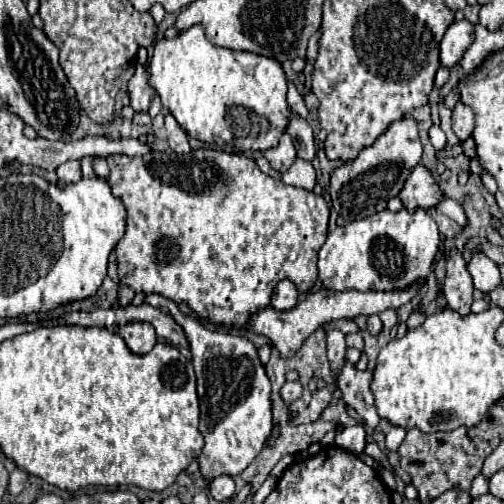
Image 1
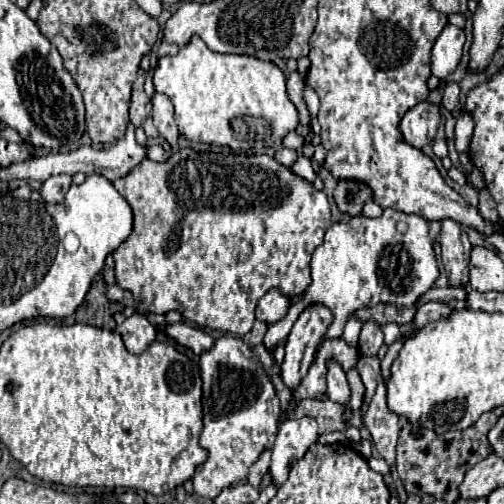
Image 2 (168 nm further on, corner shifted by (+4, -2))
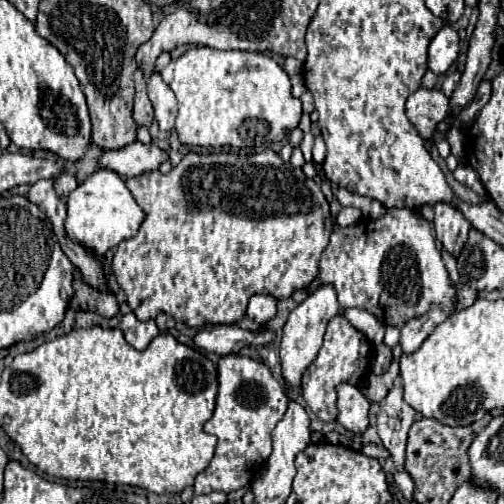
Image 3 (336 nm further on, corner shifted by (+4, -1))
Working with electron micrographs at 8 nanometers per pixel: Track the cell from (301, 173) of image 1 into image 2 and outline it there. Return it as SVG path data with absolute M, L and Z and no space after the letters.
M299 156L297 162L291 166L291 170L293 170L297 176L305 178L307 182L313 182L317 177L317 173L311 168L311 164L309 164L309 160L307 160L305 156Z

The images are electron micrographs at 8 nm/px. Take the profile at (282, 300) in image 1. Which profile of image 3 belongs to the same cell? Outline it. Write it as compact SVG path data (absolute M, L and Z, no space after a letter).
M253 295L249 299L247 317L257 321L259 325L265 325L269 319L277 315L277 299L271 295Z

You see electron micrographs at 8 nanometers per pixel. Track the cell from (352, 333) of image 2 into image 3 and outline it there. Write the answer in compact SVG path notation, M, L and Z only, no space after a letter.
M345 309L343 315L347 317L347 321L361 331L373 345L383 343L383 333L385 333L385 325L381 325L381 321L377 321L377 317L373 317L371 313L365 313L363 309Z

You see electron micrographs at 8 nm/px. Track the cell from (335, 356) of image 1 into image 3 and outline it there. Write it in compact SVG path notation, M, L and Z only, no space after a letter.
M341 383L337 387L337 411L337 423L341 423L345 429L353 433L365 431L369 403L355 385Z

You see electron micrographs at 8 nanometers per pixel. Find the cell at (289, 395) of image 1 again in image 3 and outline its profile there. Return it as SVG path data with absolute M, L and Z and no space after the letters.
M337 315L329 321L325 339L323 339L323 347L321 347L317 359L307 367L307 371L303 373L303 379L301 379L303 399L307 401L309 409L321 421L335 421L335 417L337 417L335 387L339 383L357 385L357 381L361 381L369 375L369 361L367 361L367 357L361 355L363 345L365 345L365 335L359 333L357 329L353 329L349 325L349 321L345 319L345 315Z

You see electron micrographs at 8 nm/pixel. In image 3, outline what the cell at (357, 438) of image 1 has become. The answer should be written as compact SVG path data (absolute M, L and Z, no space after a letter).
M396 472L394 474L394 482L395 484L401 489L403 496L409 502L413 500L413 489L414 489L414 482L411 479L410 475L404 472Z

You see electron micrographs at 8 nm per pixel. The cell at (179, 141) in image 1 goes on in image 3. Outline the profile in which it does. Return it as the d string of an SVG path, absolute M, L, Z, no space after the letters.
M153 73L149 79L149 101L155 109L155 121L159 123L161 131L171 131L177 117L177 99L169 85L159 77L159 73Z

